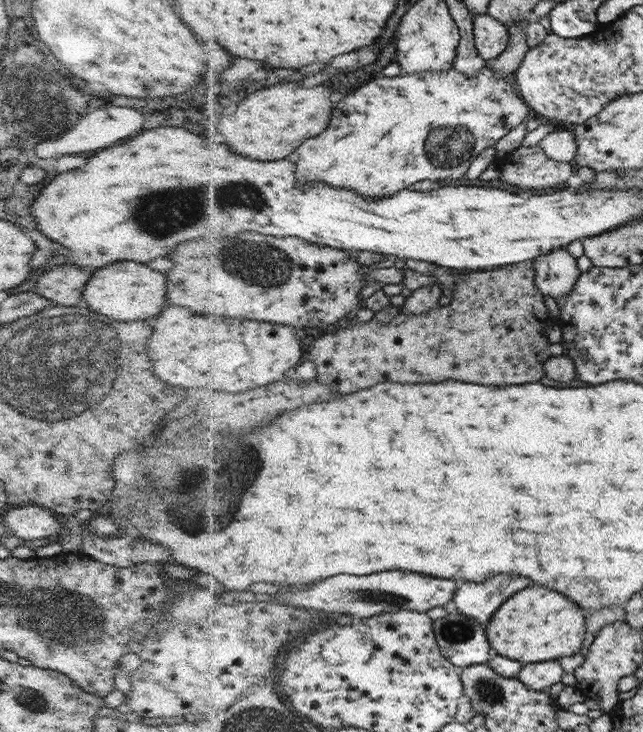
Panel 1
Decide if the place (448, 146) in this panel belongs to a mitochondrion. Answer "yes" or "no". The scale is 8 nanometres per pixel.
yes

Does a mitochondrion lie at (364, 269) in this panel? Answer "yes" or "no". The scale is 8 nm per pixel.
no

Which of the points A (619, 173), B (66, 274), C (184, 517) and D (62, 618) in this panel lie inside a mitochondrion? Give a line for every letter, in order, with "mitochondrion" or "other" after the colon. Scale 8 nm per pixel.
A: other
B: other
C: mitochondrion
D: mitochondrion

